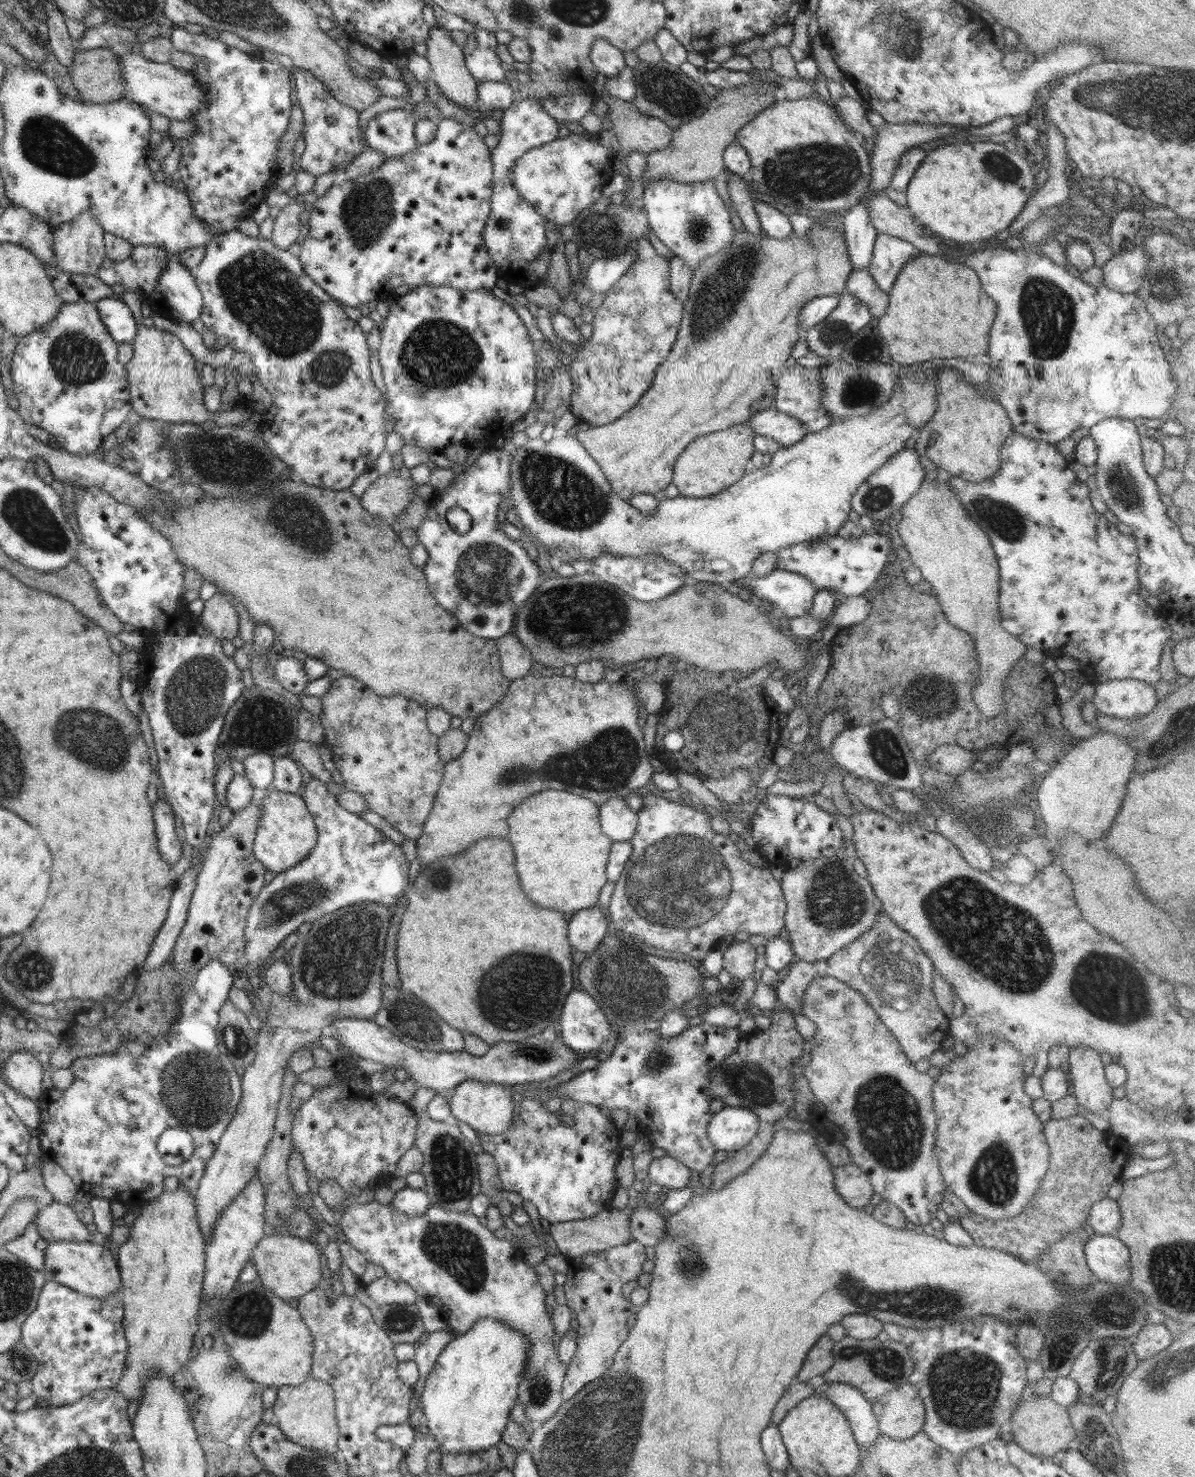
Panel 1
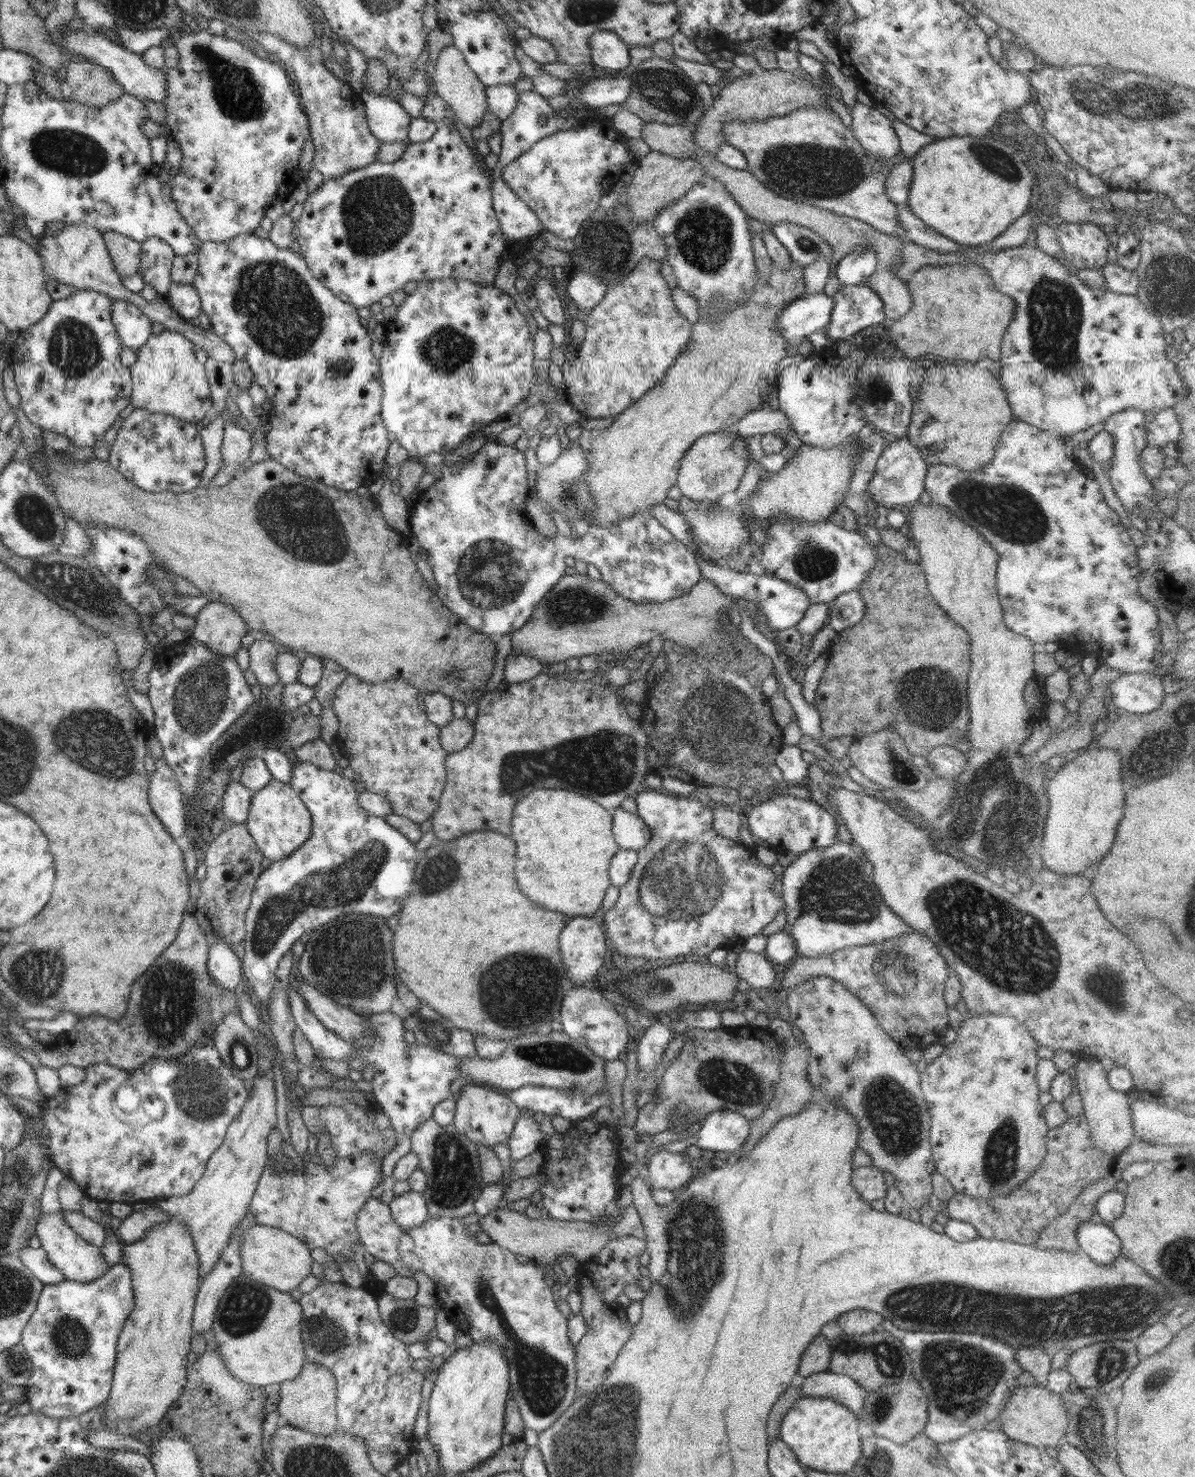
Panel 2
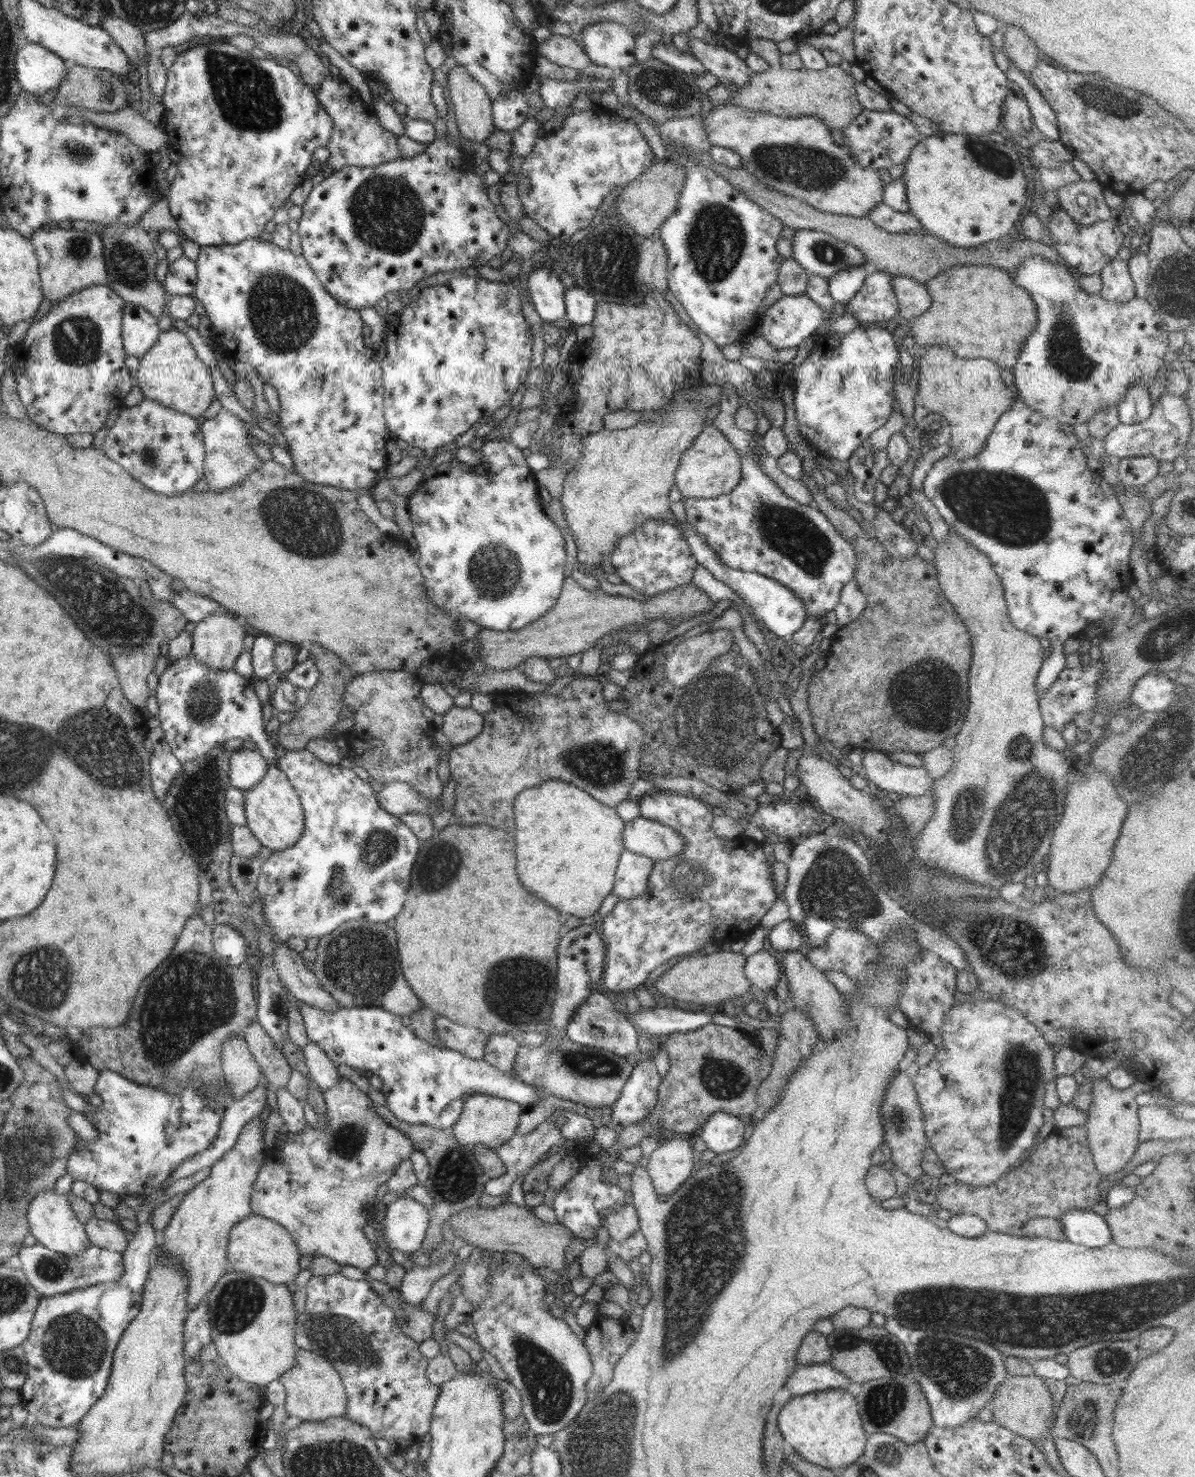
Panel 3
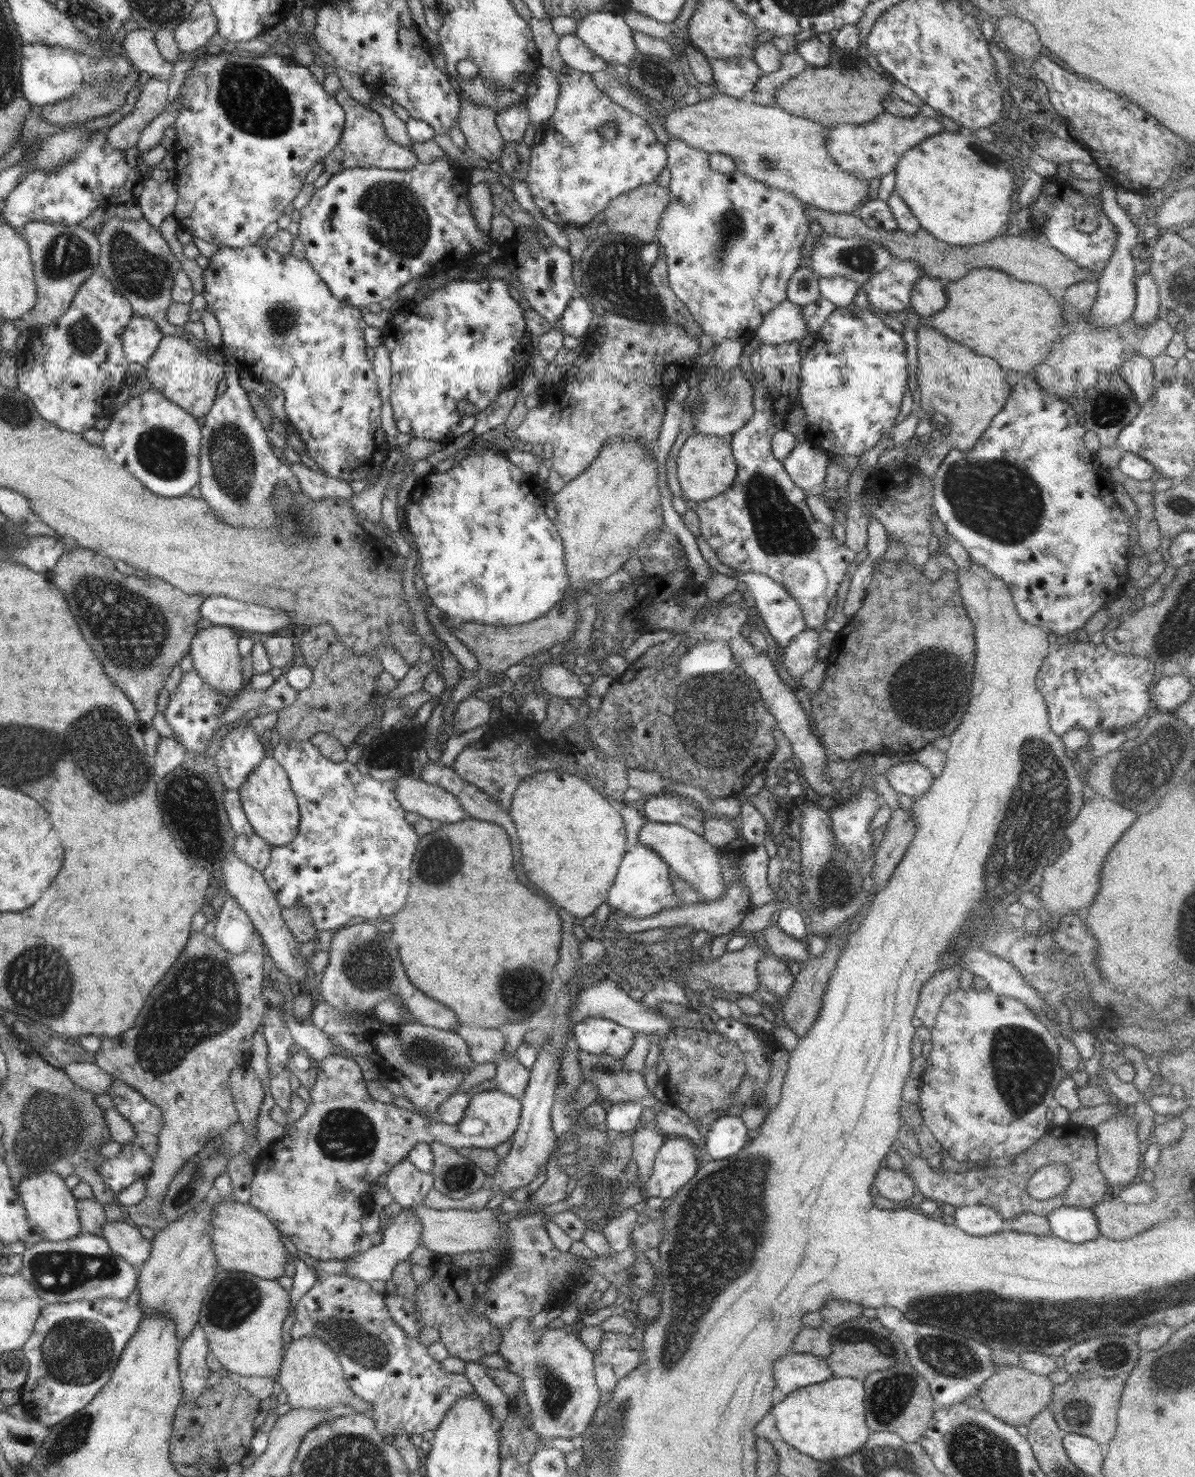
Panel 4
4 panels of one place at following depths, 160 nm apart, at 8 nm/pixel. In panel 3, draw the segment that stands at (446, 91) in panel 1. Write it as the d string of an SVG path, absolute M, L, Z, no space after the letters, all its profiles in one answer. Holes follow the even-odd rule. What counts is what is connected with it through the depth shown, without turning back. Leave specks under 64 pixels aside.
M449 62L447 88L454 106L456 124L462 136L472 142L485 140L496 130L493 123L492 99L465 68Z

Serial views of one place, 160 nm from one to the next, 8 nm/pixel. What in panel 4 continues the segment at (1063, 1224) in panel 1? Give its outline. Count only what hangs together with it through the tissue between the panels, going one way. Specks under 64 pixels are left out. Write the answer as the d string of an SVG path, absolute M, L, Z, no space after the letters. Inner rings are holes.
M1067 1123L1049 1128L1047 1132L1032 1145L1031 1148L1011 1158L1012 1163L1005 1167L976 1167L962 1173L952 1173L945 1170L933 1170L928 1166L926 1157L914 1156L909 1150L902 1150L902 1160L906 1164L905 1170L915 1180L921 1198L937 1201L940 1205L952 1204L955 1207L968 1205L984 1205L997 1210L1003 1220L1008 1221L1019 1214L1032 1212L1038 1216L1048 1217L1049 1214L1060 1207L1082 1207L1092 1209L1102 1196L1109 1191L1109 1185L1102 1174L1098 1164L1096 1140L1094 1130ZM1053 1163L1063 1163L1071 1170L1072 1182L1068 1190L1060 1195L1046 1200L1036 1200L1026 1192L1026 1185L1044 1166Z

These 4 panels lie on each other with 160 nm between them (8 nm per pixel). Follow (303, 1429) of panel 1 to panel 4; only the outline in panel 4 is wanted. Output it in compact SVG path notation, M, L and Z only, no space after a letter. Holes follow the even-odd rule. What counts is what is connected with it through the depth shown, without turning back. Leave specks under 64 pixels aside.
M315 1336L297 1338L286 1346L277 1386L286 1392L292 1409L330 1411L334 1408L350 1407L359 1413L369 1413L374 1410L374 1405L359 1399L350 1390L336 1353Z

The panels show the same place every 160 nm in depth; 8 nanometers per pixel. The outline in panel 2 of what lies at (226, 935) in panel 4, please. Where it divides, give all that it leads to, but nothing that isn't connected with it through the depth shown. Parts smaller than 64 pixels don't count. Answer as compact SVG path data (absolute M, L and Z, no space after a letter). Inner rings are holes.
M221 940L209 948L207 969L215 984L225 990L235 990L244 982L240 950Z

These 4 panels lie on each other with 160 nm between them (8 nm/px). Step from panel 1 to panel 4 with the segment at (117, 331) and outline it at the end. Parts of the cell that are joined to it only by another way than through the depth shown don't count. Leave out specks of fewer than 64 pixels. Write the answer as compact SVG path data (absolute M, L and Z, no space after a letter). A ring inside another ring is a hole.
M134 314L123 334L123 351L130 363L145 365L163 337L155 320Z

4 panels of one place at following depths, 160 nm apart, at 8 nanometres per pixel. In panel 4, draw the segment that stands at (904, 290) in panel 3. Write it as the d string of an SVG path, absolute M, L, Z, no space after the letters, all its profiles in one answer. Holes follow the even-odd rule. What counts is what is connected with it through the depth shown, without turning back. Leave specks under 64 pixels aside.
M930 276L920 277L912 289L909 307L925 320L934 313L940 312L948 304L948 295L945 290L946 281Z

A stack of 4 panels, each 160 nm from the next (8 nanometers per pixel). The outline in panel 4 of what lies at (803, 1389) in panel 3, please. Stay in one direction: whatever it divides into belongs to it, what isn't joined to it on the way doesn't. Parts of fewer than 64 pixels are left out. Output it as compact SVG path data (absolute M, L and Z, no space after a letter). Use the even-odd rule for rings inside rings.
M790 1351L775 1362L775 1386L784 1395L810 1384L818 1384L833 1377L826 1358Z

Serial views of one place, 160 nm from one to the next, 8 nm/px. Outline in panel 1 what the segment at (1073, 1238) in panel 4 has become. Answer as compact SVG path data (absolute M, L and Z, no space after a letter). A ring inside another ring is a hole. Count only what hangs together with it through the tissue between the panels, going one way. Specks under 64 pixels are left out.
M1095 1234L1085 1244L1088 1268L1100 1282L1126 1284L1131 1277L1128 1247L1117 1236Z

